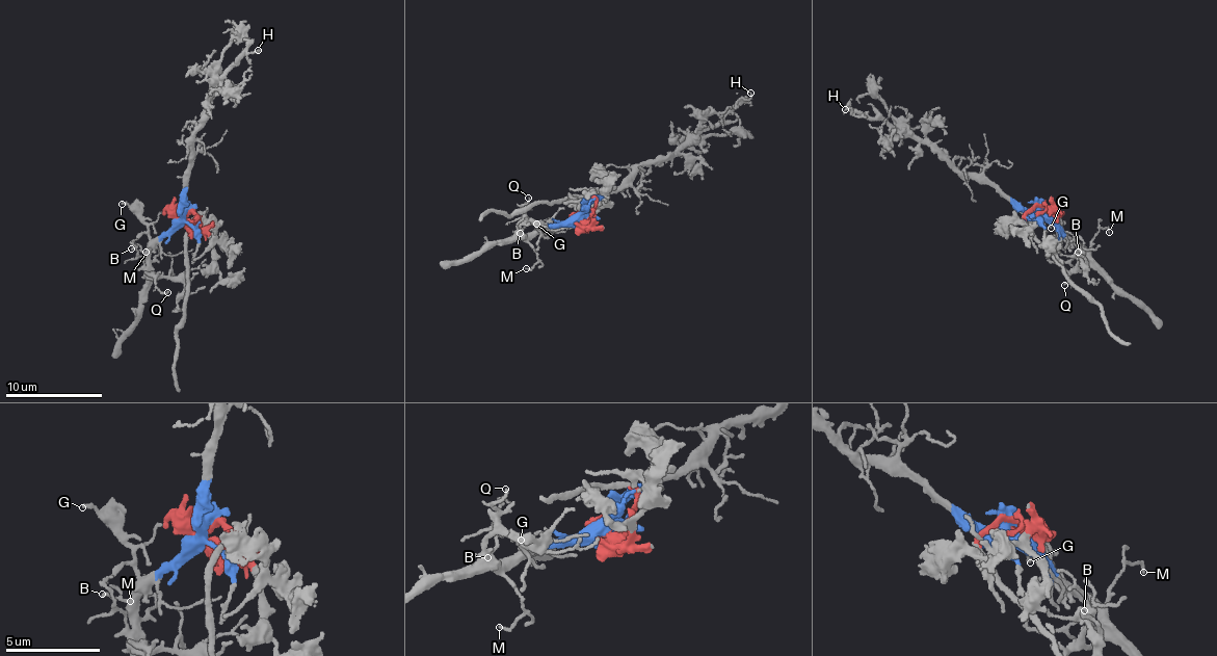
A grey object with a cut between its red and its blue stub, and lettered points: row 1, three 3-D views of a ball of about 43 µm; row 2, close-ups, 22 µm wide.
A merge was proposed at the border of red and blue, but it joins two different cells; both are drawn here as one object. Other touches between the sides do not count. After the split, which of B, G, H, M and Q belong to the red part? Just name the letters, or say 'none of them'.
none of them

